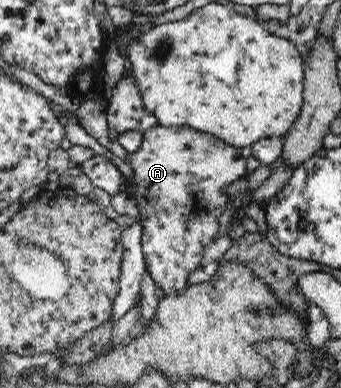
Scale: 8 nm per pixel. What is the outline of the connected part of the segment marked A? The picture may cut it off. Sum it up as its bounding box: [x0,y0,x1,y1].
[127,124,249,296]

